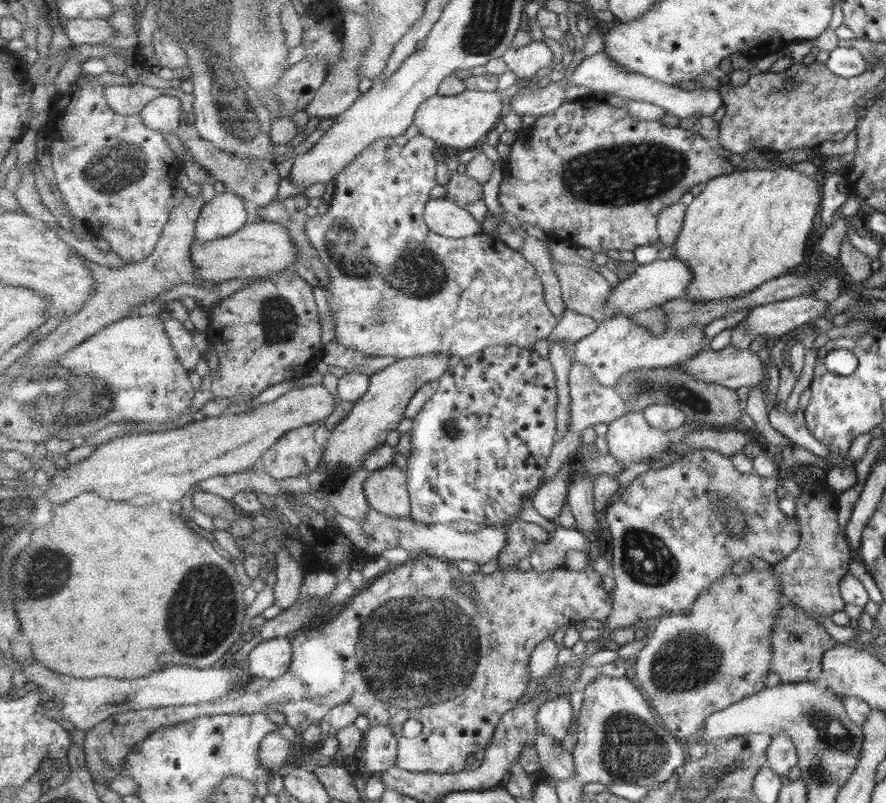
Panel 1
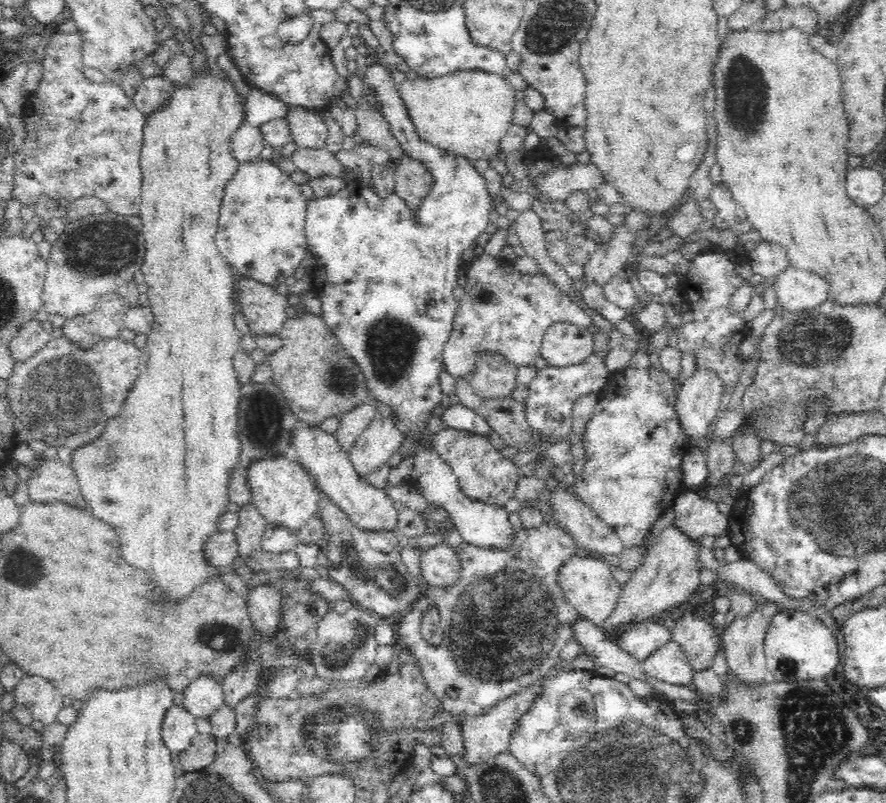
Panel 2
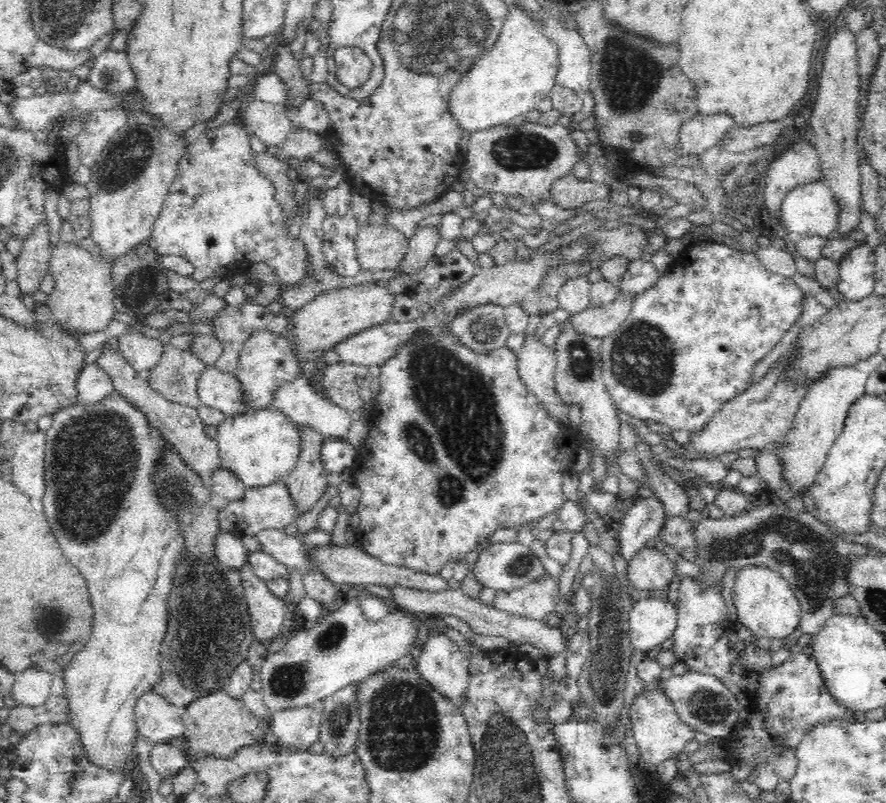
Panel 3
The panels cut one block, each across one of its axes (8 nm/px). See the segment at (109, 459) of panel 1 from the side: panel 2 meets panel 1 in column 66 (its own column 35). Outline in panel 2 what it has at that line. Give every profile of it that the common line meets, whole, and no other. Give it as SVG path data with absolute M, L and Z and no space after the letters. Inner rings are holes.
M50 459L36 466L26 484L32 503L62 503L82 510L88 506L74 469L60 459Z

